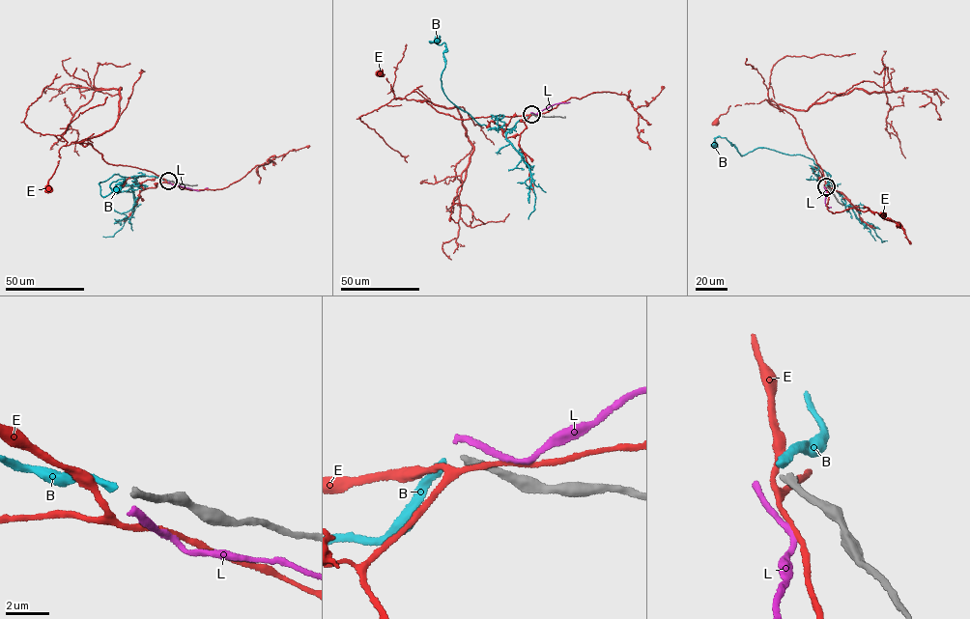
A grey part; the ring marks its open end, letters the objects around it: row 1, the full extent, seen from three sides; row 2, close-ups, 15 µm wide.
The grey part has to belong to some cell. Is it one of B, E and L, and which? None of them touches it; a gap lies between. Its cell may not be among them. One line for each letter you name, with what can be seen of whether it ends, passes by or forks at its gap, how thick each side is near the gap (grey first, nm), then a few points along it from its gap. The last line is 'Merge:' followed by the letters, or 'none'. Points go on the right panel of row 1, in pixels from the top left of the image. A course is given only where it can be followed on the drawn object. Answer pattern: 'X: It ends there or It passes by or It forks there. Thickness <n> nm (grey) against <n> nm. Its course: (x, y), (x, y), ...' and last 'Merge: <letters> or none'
B: It ends there. Thickness 340 nm (grey) against 360 nm. Its course: (826, 185), (831, 176), (812, 159), (800, 154), (759, 148), (741, 155), (725, 137), (719, 136), (714, 145)
Merge: B

